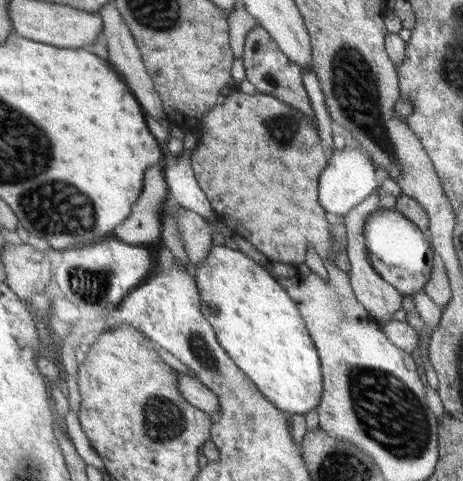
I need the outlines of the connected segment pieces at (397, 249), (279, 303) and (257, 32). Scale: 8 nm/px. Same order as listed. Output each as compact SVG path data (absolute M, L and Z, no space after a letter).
M379 209L372 213L364 227L366 252L372 268L402 296L424 290L433 267L433 247L425 233L395 209Z
M212 244L206 260L195 269L206 319L213 325L221 347L253 380L262 396L288 415L306 415L316 407L325 392L320 354L286 288L242 251L226 245Z
M258 26L248 32L241 59L245 66L246 78L254 84L258 93L285 101L292 108L298 109L307 119L312 116L310 100L308 100L308 94L302 86L302 67L291 61L281 51L277 41L270 36L265 28Z

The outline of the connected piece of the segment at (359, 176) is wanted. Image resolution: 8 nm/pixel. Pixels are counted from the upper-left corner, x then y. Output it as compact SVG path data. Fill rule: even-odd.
M355 144L346 146L344 149L336 148L331 153L329 167L321 172L318 188L321 207L325 209L325 212L344 217L358 204L364 203L379 186L378 180L376 180L376 163L365 150Z

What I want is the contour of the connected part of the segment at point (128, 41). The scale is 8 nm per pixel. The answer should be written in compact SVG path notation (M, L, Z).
M106 3L98 14L104 21L103 33L106 39L106 48L109 50L110 62L114 64L114 68L117 68L118 72L121 72L122 76L125 77L126 84L130 84L130 88L132 88L134 92L138 92L138 100L142 103L142 108L146 108L146 114L154 116L159 122L161 122L161 119L167 119L161 98L159 97L159 92L156 92L153 80L147 73L140 49L137 47L128 25L125 24L122 16L120 16L120 12L118 12L115 3Z

